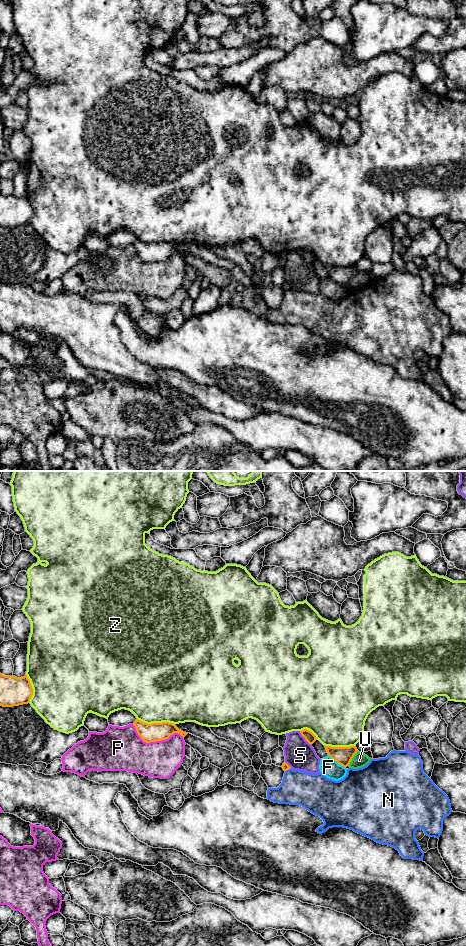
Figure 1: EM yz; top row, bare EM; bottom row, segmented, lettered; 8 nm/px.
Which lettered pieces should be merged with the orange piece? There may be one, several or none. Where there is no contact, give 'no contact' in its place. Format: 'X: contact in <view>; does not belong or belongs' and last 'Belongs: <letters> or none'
F: contact in yz; does not belong
N: contact in yz; does not belong
P: contact in yz; does not belong
S: contact in yz; does not belong
U: contact in yz; does not belong
Z: contact in yz; does not belong
Belongs: none

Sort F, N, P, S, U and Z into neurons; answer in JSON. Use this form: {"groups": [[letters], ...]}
{"groups": [["F"], ["N"], ["P"], ["S", "U"], ["Z"]]}

